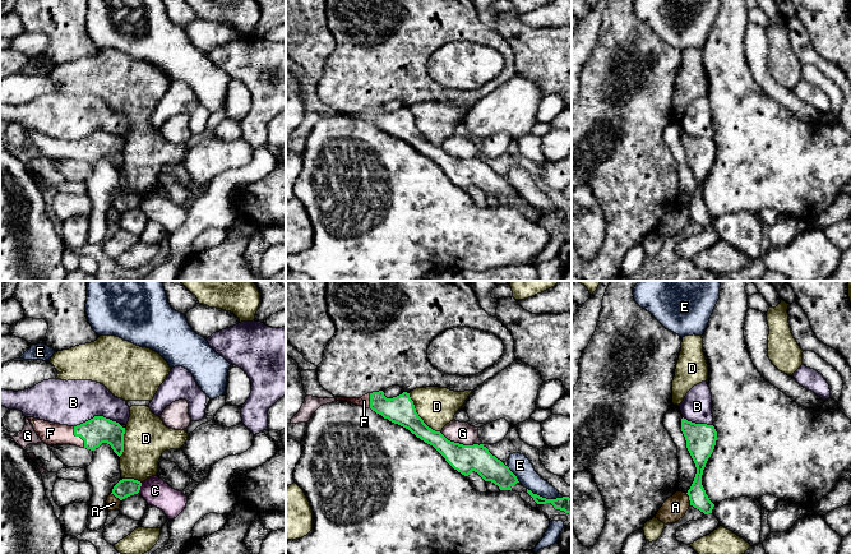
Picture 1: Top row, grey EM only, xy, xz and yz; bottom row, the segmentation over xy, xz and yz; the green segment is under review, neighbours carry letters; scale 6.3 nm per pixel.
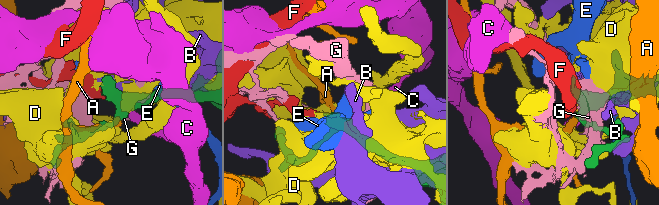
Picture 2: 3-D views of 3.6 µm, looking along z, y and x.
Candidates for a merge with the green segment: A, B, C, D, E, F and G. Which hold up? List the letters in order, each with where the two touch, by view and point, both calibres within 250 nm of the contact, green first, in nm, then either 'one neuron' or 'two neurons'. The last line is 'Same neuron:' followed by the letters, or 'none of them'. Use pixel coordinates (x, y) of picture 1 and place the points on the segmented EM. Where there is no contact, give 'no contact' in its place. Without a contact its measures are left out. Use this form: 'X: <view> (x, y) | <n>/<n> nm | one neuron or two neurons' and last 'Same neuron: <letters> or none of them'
A: yz (689, 499) | 120/150 nm | two neurons
B: xy (96, 416) | 170/280 nm | two neurons
C: xy (139, 488) | 120/170 nm | two neurons
D: xz (417, 415) | 180/240 nm | two neurons
E: xz (545, 498) | 100/130 nm | two neurons
F: xy (78, 435) | 170/140 nm | one neuron
G: xz (461, 444) | 180/140 nm | two neurons
Same neuron: F

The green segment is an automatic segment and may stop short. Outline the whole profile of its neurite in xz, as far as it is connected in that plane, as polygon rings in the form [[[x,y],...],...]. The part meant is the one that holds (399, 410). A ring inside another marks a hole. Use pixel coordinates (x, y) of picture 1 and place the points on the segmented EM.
[[[383,391],[373,392],[362,396],[361,398],[342,398],[336,397],[337,401],[347,401],[350,403],[371,408],[376,414],[381,415],[384,419],[398,424],[408,429],[417,438],[425,443],[433,445],[445,461],[458,472],[464,476],[468,476],[472,471],[477,472],[485,481],[491,481],[499,486],[500,490],[512,490],[512,485],[515,485],[518,481],[517,476],[505,466],[500,460],[492,456],[484,444],[463,445],[448,440],[440,431],[435,431],[429,428],[424,420],[416,412],[413,401],[410,397],[410,393],[403,392],[402,394],[387,398]]]

